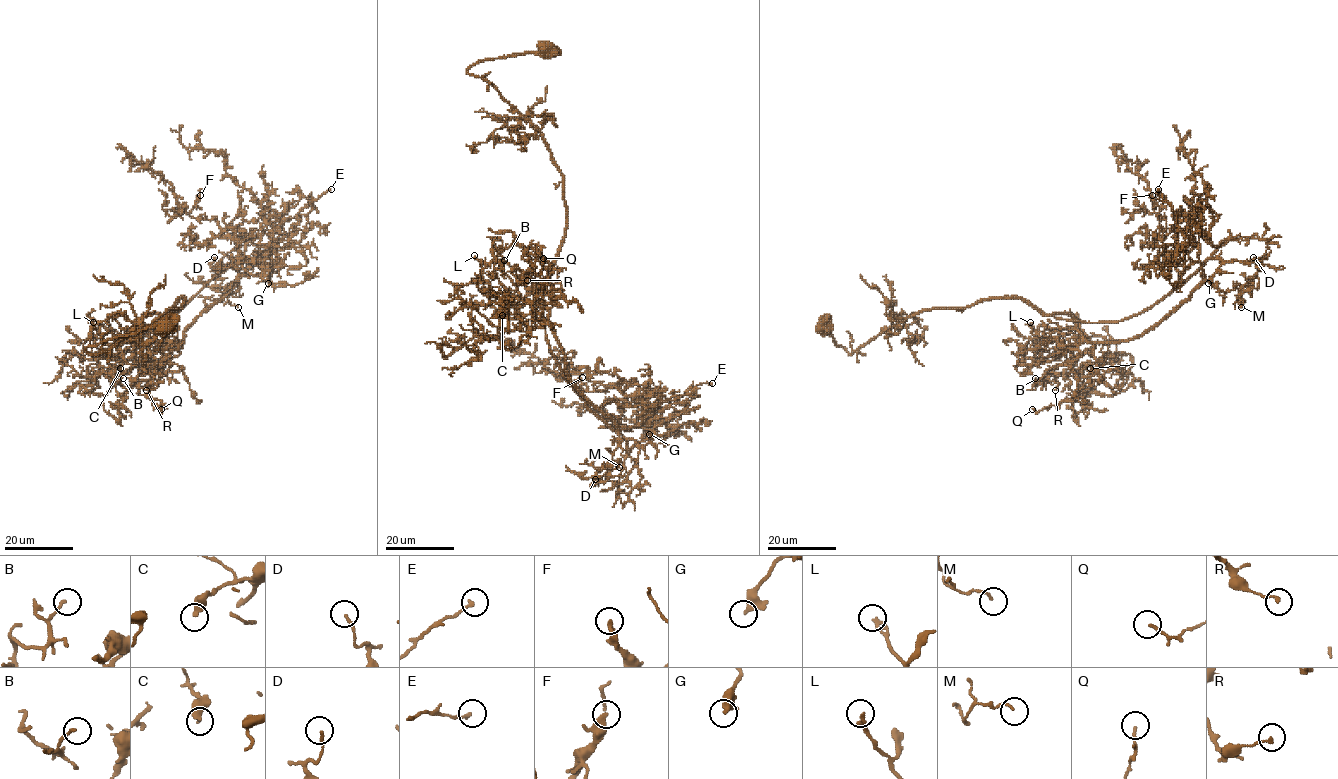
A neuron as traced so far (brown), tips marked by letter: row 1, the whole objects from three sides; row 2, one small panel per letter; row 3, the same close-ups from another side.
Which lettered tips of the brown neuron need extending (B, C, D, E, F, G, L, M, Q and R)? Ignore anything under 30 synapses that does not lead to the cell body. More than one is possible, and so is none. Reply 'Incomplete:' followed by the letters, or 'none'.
Incomplete: none

